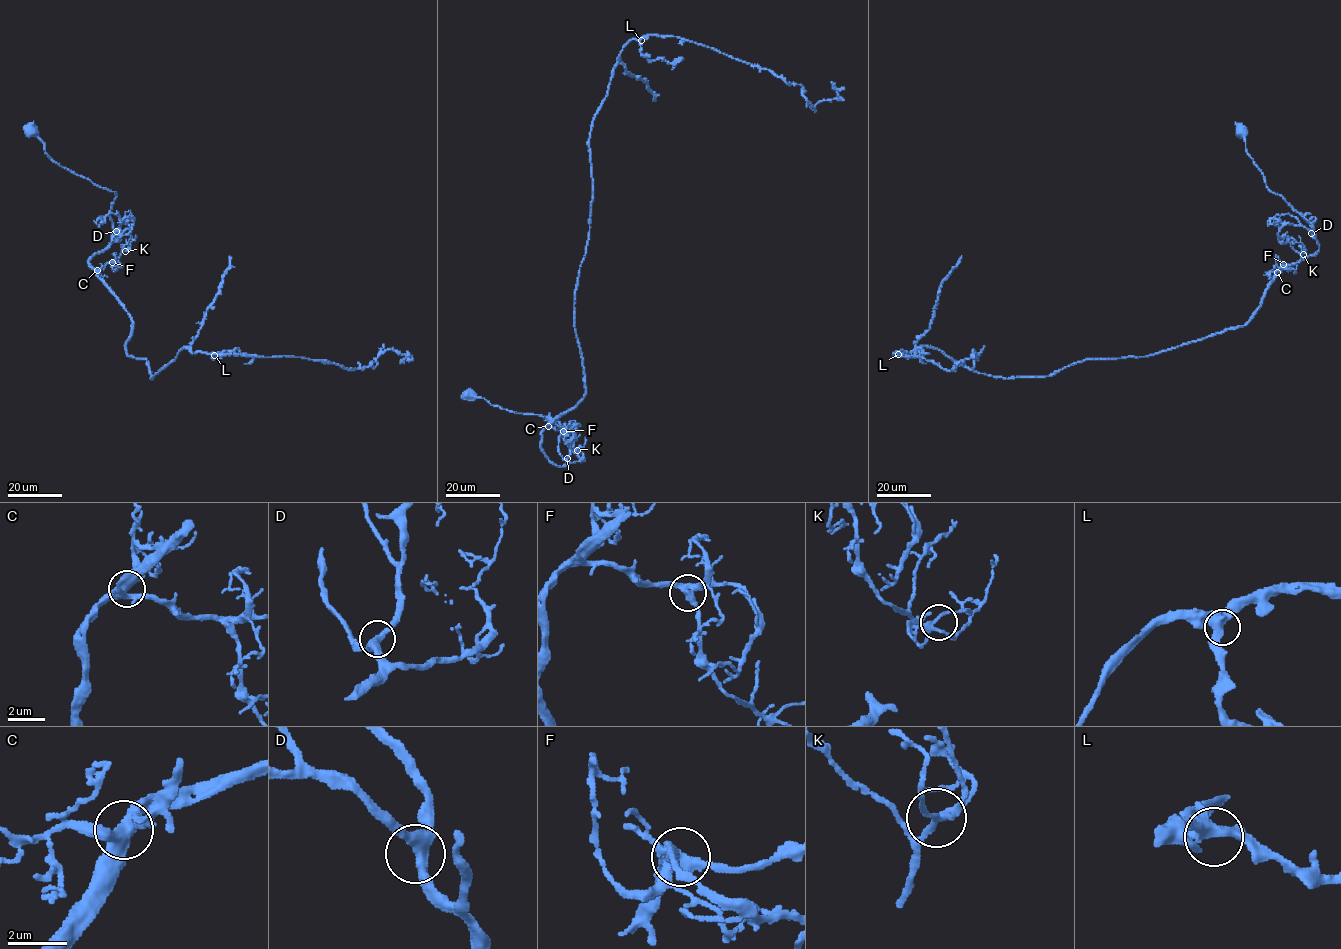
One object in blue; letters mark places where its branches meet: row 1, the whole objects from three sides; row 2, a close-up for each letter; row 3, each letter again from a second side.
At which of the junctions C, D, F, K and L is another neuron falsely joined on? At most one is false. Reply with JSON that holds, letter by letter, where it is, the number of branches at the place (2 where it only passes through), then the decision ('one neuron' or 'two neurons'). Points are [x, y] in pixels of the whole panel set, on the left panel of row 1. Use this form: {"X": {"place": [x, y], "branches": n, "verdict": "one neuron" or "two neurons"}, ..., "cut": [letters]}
{"C": {"place": [97, 270], "branches": 5, "verdict": "one neuron"}, "D": {"place": [116, 231], "branches": 3, "verdict": "one neuron"}, "F": {"place": [112, 262], "branches": 4, "verdict": "one neuron"}, "K": {"place": [125, 251], "branches": 4, "verdict": "one neuron"}, "L": {"place": [214, 355], "branches": 4, "verdict": "one neuron"}, "cut": []}

